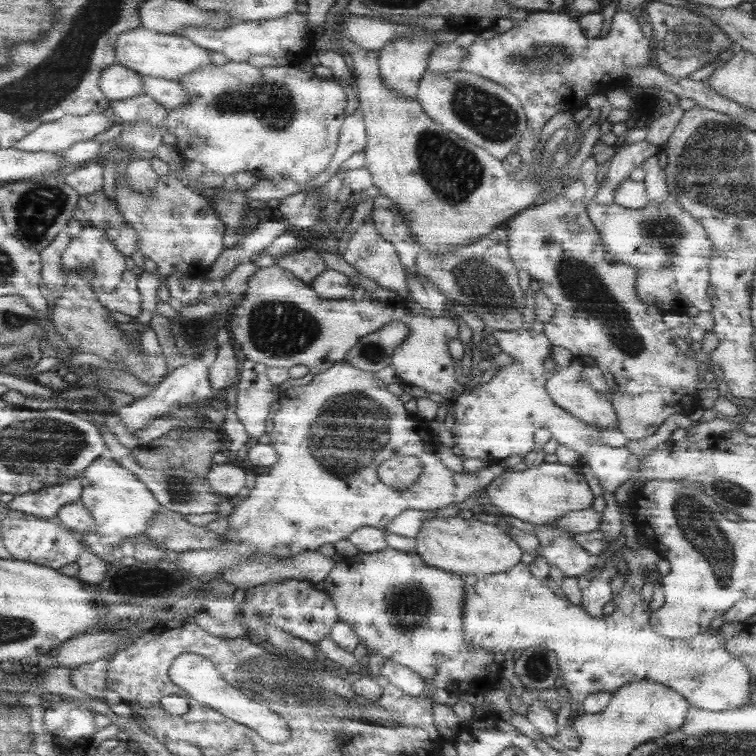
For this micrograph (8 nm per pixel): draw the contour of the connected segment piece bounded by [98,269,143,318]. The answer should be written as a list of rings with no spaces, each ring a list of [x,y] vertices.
[[[127,270],[123,283],[115,293],[99,293],[99,299],[114,312],[138,318],[143,313],[143,296],[139,287],[141,276]]]

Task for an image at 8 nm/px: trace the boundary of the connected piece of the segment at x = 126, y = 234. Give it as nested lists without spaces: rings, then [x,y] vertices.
[[[103,190],[87,197],[81,196],[74,219],[85,228],[95,227],[106,231],[116,248],[126,256],[131,257],[136,250],[141,251],[138,229],[128,223],[120,212],[117,199],[110,199]]]

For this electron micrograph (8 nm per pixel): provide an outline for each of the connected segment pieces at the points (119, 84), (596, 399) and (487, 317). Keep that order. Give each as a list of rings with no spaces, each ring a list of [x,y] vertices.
[[[115,63],[104,72],[103,92],[112,102],[144,96],[144,77],[122,64]]]
[[[570,364],[566,368],[558,368],[550,373],[545,383],[550,398],[554,401],[554,404],[557,404],[572,416],[579,418],[586,425],[602,430],[616,428],[618,420],[614,412],[613,403],[598,391],[592,389],[590,383],[582,378],[581,372],[582,366],[580,364]]]
[[[383,194],[375,198],[373,218],[374,225],[378,228],[379,233],[386,240],[396,245],[401,261],[407,268],[408,273],[416,273],[428,277],[443,292],[448,302],[454,300],[454,304],[462,304],[466,307],[466,310],[476,312],[484,321],[485,328],[489,326],[492,331],[515,331],[523,327],[523,316],[518,311],[518,307],[524,300],[524,295],[520,285],[518,285],[518,270],[512,264],[508,254],[508,223],[496,228],[490,235],[483,236],[482,240],[477,240],[468,246],[463,246],[456,250],[447,250],[447,252],[430,252],[415,237],[412,225],[406,221],[406,217],[404,217],[399,204],[396,204],[395,200]]]

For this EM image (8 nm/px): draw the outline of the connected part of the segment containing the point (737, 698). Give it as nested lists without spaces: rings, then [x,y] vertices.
[[[520,562],[518,565],[514,566],[514,568],[509,569],[504,573],[474,579],[467,583],[466,605],[463,607],[463,631],[465,632],[466,639],[470,641],[472,645],[475,645],[476,648],[483,648],[488,652],[497,652],[500,658],[509,656],[516,650],[524,650],[526,646],[538,645],[542,648],[547,648],[550,652],[555,654],[559,668],[559,675],[562,676],[562,682],[564,682],[563,686],[566,686],[566,690],[568,690],[568,699],[572,699],[574,704],[578,706],[591,694],[596,692],[613,693],[622,687],[623,684],[631,683],[632,681],[652,681],[658,684],[663,684],[684,696],[684,699],[688,702],[689,706],[700,708],[700,710],[723,712],[724,710],[742,708],[745,705],[748,705],[748,702],[750,702],[749,696],[751,694],[751,690],[748,690],[748,688],[751,688],[751,676],[747,671],[747,665],[727,651],[724,643],[725,639],[712,629],[701,632],[688,640],[660,638],[659,634],[649,623],[649,618],[652,614],[649,603],[643,601],[640,595],[640,592],[626,584],[621,593],[618,593],[618,595],[613,594],[612,600],[614,600],[616,604],[616,609],[614,609],[612,614],[595,617],[589,615],[581,606],[579,607],[572,604],[565,597],[558,597],[549,587],[543,585],[542,580],[532,576],[528,565],[524,565]]]

